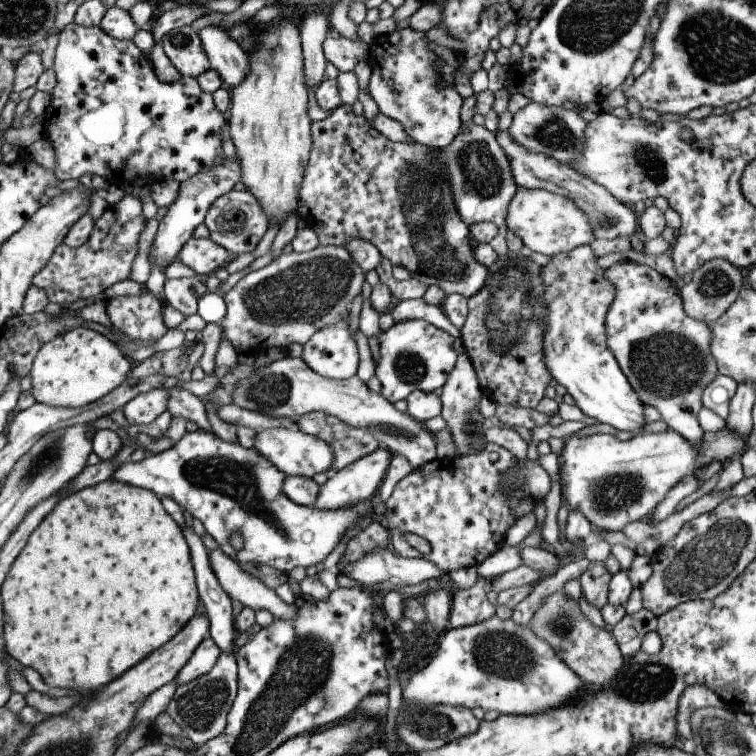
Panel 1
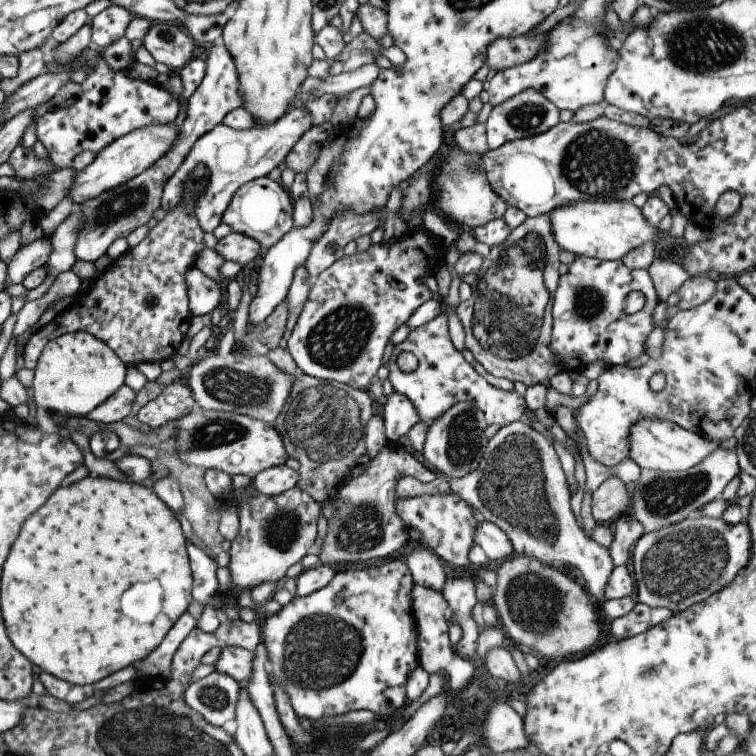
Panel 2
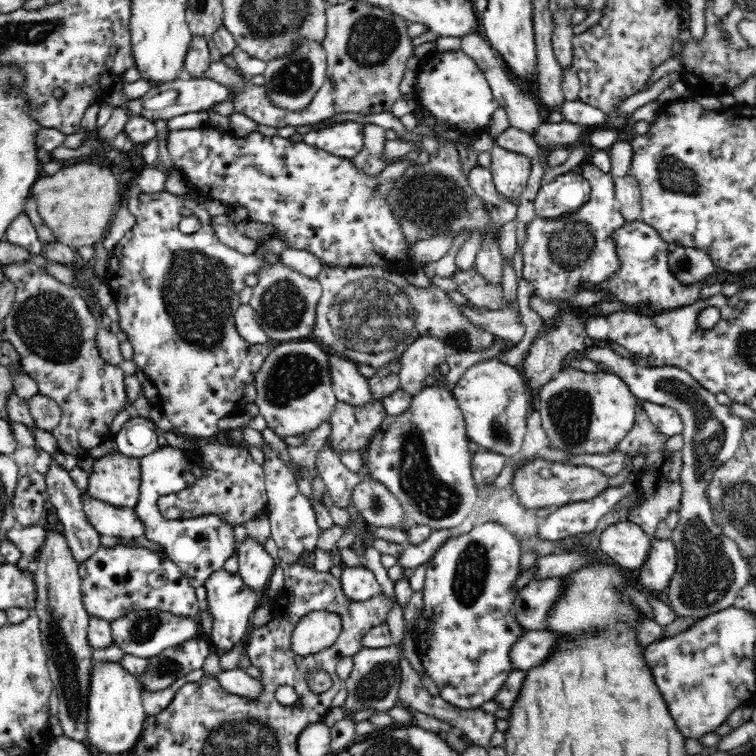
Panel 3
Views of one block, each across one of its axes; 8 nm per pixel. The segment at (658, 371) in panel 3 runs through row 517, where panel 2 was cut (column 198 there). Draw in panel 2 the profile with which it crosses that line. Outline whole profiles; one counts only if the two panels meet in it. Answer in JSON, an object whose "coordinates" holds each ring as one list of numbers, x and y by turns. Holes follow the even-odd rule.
{"coordinates":[[214,671,193,681,184,690,182,698,208,724,221,728,223,724,236,718,240,687,241,684,234,677]]}

